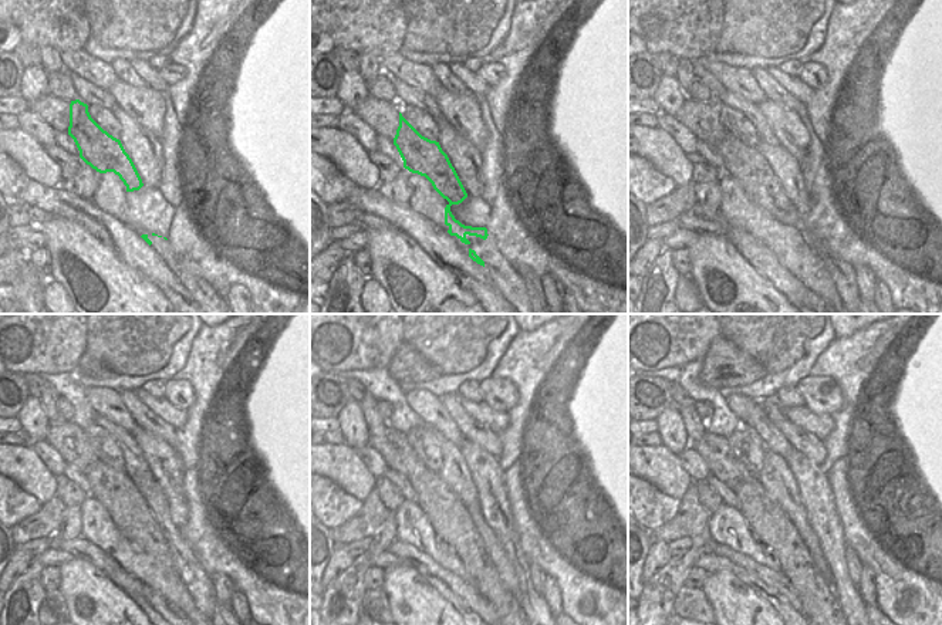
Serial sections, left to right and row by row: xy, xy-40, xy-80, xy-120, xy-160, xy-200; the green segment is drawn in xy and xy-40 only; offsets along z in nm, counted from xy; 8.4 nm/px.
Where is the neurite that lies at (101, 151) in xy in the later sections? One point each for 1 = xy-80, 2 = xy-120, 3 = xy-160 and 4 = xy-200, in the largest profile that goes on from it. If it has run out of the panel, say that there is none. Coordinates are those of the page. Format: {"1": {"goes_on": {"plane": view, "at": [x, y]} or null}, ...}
{"1": {"goes_on": {"plane": "xy-80", "at": [740, 161]}}, "2": {"goes_on": {"plane": "xy-120", "at": [114, 489]}}, "3": {"goes_on": {"plane": "xy-160", "at": [449, 517]}}, "4": {"goes_on": {"plane": "xy-200", "at": [767, 520]}}}

